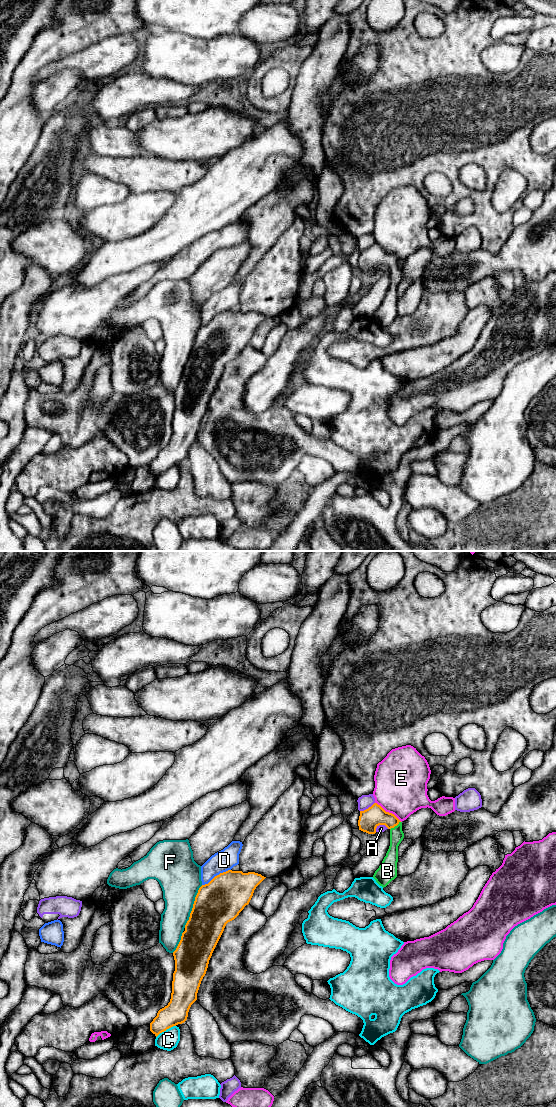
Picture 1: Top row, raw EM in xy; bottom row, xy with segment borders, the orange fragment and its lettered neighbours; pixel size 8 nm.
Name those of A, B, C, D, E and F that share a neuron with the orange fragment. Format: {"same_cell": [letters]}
{"same_cell": ["B"]}

